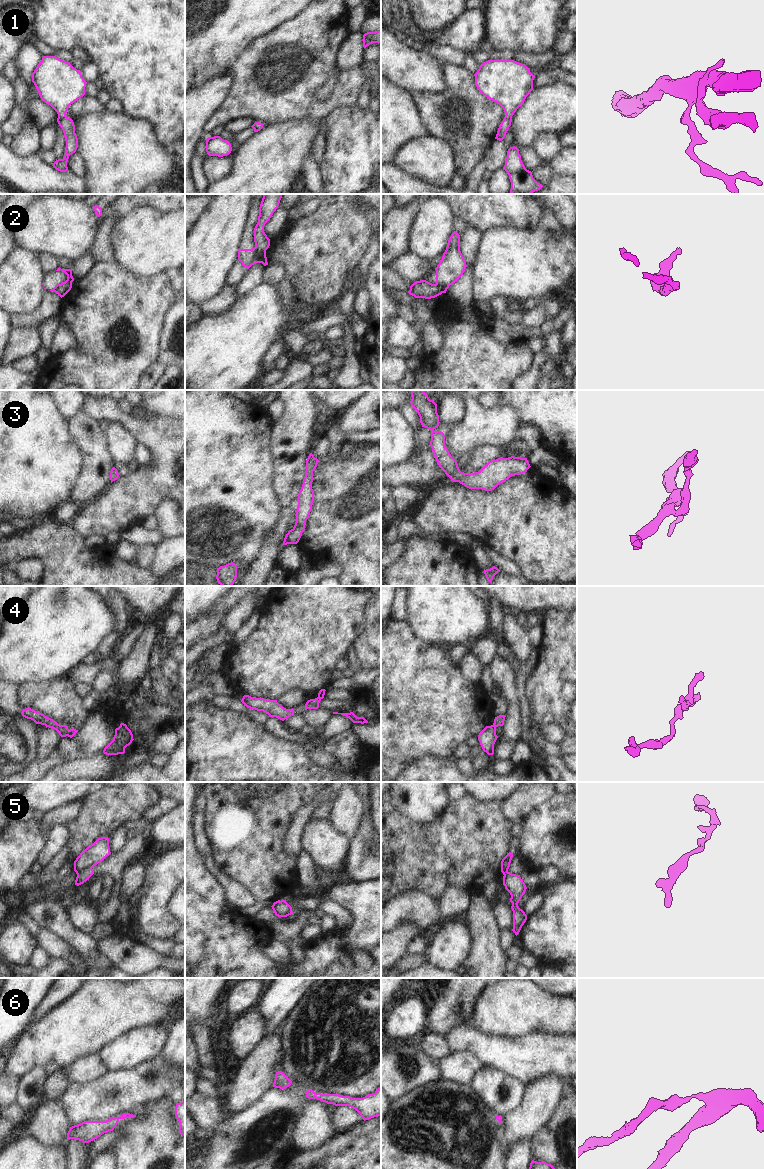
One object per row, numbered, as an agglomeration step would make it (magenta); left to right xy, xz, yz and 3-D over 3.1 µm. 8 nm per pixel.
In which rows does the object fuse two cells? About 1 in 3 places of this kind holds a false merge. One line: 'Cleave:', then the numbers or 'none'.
Cleave: 2, 4, 5.

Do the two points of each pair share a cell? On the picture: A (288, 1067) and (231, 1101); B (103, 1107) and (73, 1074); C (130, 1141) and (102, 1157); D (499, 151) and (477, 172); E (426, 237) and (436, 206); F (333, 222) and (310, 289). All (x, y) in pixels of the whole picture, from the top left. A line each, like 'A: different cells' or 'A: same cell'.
A: different cells
B: different cells
C: different cells
D: same cell
E: same cell
F: same cell

